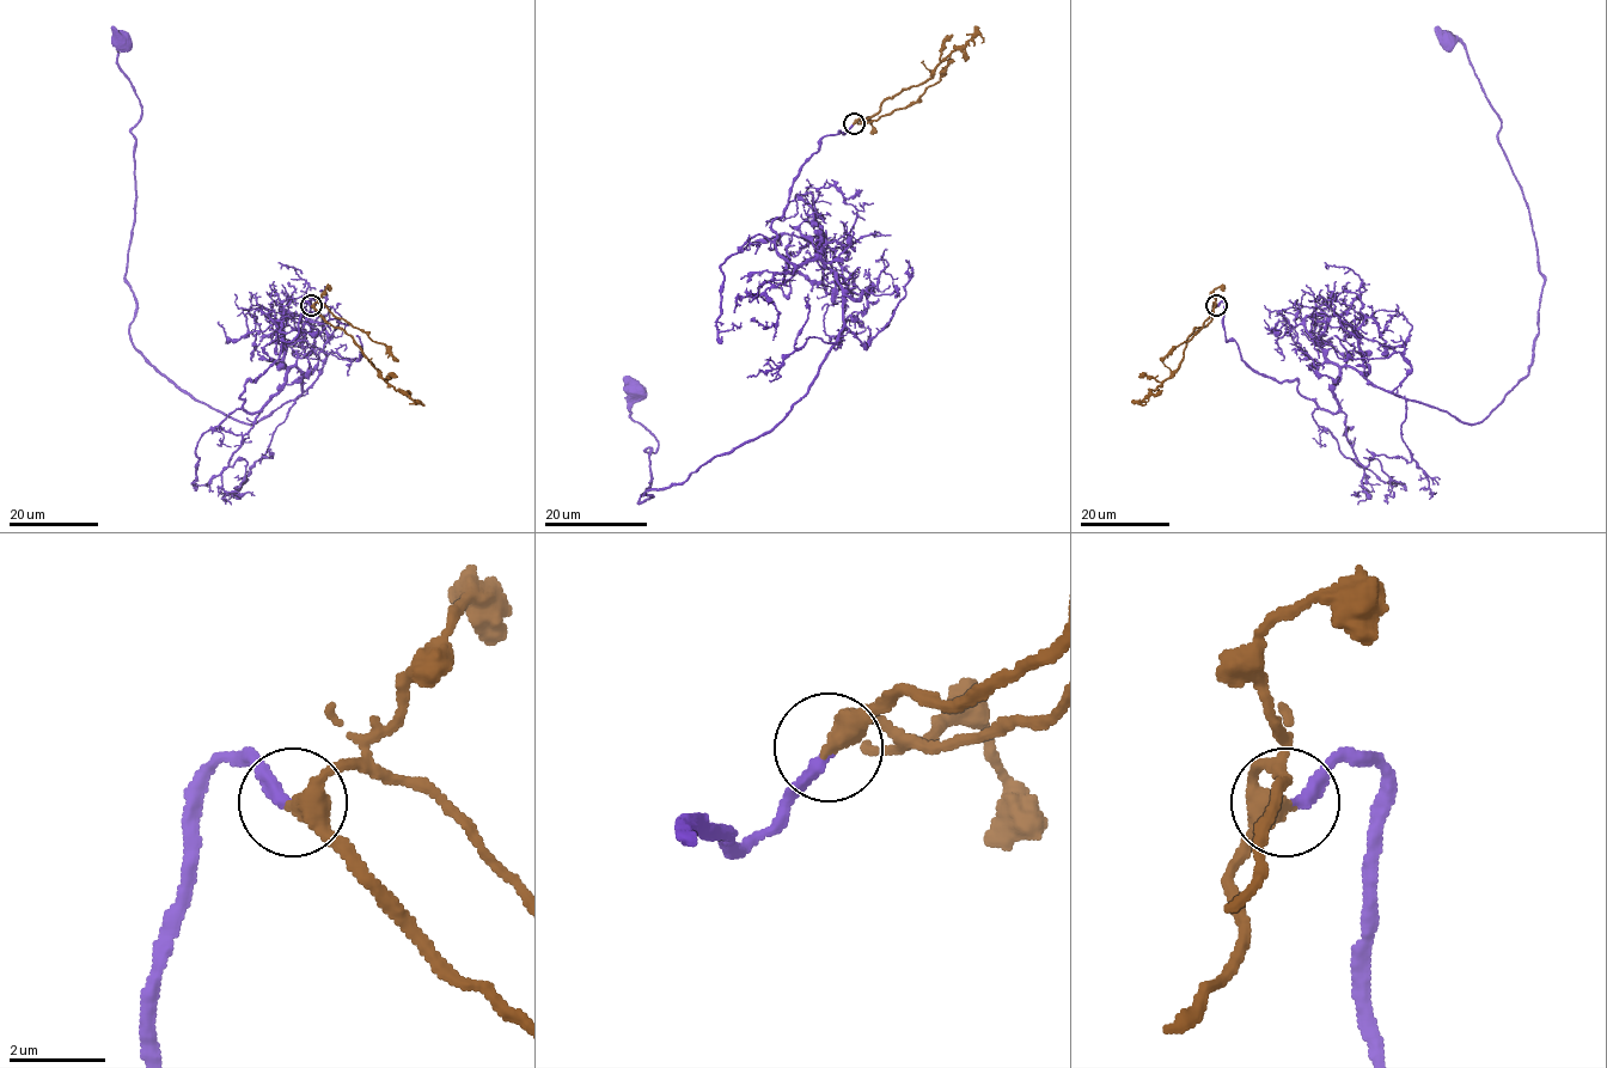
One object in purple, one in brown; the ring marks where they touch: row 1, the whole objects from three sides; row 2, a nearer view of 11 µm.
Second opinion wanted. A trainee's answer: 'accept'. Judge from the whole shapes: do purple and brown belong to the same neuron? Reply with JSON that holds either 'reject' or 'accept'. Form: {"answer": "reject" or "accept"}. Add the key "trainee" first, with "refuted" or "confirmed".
{"trainee": "confirmed", "answer": "accept"}

